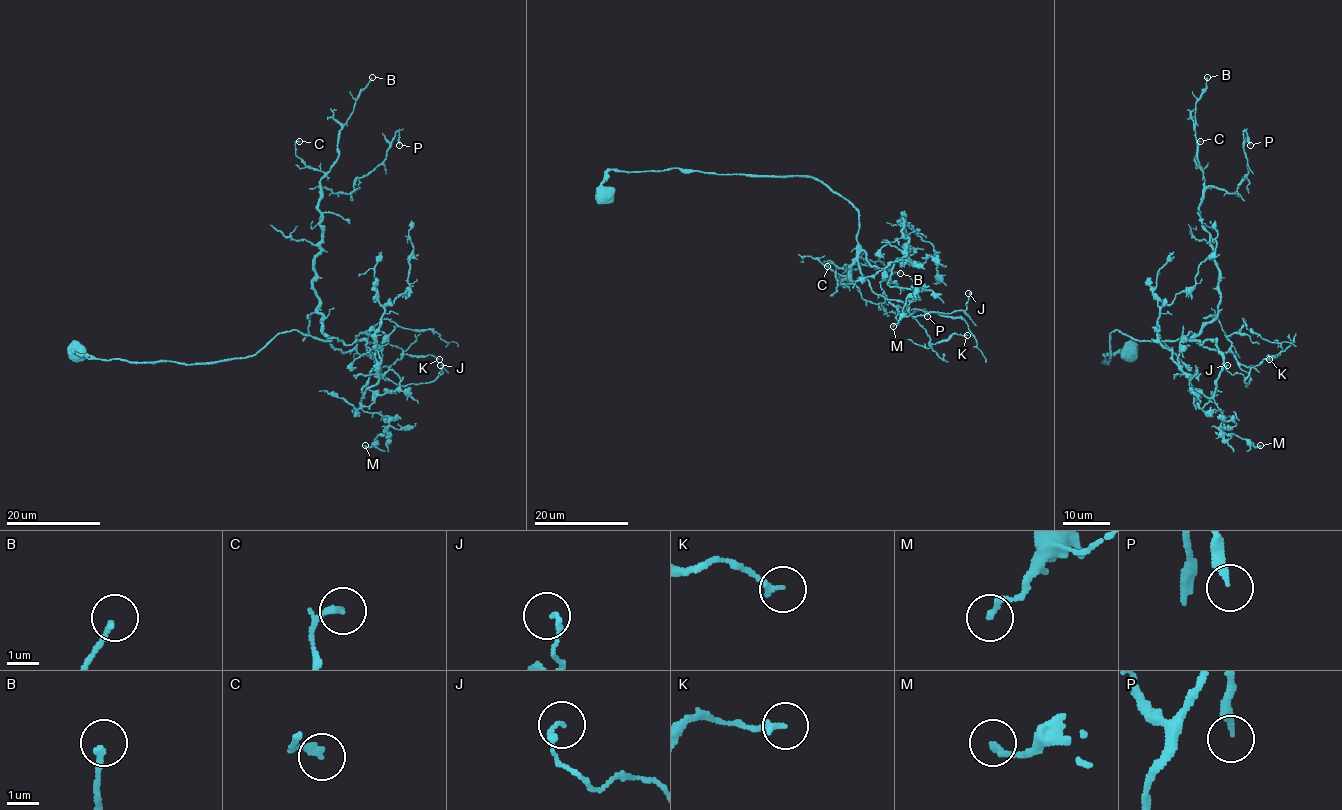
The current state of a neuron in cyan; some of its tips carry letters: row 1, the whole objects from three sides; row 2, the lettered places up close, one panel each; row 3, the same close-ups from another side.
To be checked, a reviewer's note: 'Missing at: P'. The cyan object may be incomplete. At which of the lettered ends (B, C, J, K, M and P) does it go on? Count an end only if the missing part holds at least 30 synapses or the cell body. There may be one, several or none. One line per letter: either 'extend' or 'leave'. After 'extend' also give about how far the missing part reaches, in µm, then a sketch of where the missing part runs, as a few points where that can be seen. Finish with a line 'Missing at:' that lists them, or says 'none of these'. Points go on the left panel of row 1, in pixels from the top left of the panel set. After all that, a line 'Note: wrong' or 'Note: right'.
B: leave
C: leave
J: leave
K: leave
M: leave
P: leave
Missing at: none of these
Note: wrong

